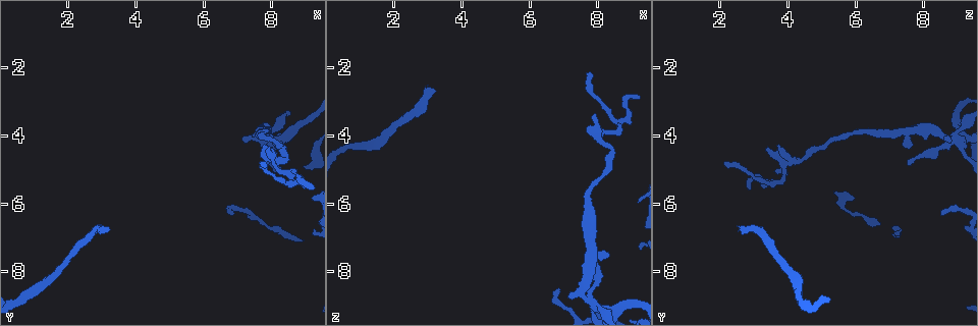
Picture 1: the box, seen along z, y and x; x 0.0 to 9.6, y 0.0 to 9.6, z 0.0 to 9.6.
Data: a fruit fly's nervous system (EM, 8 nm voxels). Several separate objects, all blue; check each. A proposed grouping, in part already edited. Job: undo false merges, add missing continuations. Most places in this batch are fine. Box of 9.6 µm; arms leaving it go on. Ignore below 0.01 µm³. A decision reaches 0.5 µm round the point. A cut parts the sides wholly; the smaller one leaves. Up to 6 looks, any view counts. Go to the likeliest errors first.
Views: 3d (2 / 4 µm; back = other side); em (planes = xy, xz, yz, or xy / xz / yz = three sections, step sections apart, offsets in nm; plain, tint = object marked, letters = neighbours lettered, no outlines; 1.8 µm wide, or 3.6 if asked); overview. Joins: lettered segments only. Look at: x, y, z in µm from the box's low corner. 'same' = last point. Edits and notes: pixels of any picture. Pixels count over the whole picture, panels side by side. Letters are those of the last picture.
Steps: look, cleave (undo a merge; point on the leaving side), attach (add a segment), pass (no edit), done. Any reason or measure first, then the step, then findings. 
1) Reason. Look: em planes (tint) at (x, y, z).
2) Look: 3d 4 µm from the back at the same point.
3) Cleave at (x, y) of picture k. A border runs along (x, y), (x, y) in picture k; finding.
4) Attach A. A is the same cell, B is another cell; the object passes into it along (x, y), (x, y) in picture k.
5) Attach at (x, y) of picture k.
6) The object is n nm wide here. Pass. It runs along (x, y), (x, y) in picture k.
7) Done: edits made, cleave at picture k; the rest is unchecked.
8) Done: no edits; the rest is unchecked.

Look: em 3.6 µm planes (letters) at (3.25, 6.70, 2.60).

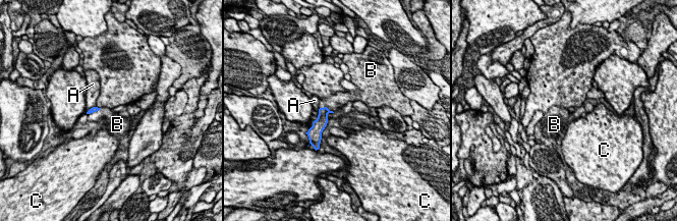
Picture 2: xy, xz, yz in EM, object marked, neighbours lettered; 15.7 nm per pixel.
Attach B. B is the same cell, A and C are other cells; the neuron continues.

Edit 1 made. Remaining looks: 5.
See it whole again. Look: overview.

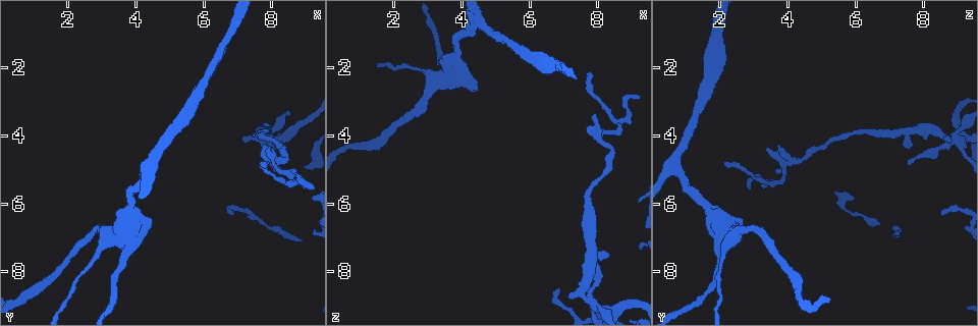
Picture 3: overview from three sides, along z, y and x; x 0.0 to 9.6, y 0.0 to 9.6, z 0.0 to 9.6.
Sharp bend. Look: em planes (letters) at (4.40, 4.90, 0.55).

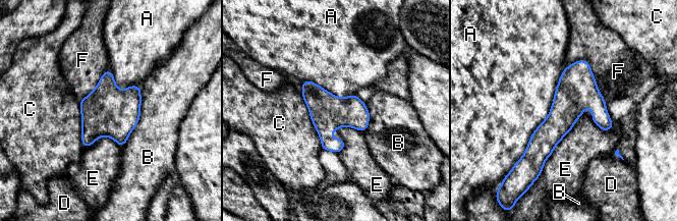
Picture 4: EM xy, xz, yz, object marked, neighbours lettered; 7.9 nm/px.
Pass. A, B, C, D, E and F are other cells; a border runs along (564, 67), (550, 112), (516, 162) in picture 4; all the same neuron.

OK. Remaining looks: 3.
Three-way junction. Look: em xy step 16 (tint) at (8.55, 5.30, 3.65).

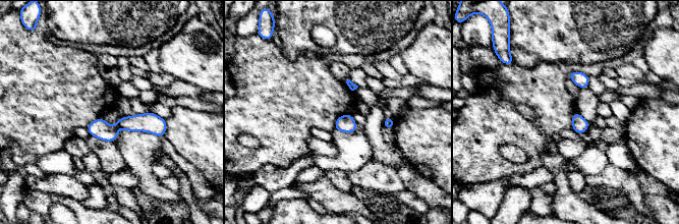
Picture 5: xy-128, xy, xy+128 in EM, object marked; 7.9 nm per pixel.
Cut it another way. Look: em planes (letters) at the same point.

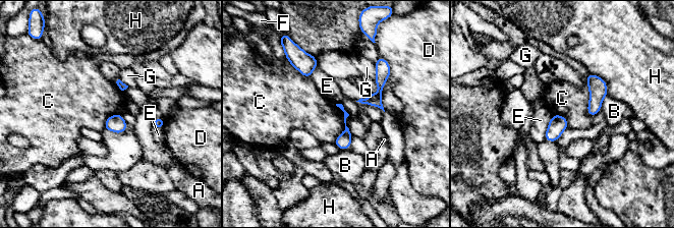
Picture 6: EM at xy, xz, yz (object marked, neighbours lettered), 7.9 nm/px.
The object is 60 nm wide here; the longest contact is with C, 360 nm. Pass. A, B, C, D, E, F, G and H are other cells; one neuron here.

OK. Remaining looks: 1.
Done: edits made, attach at picture 2; the rest is unchecked.

